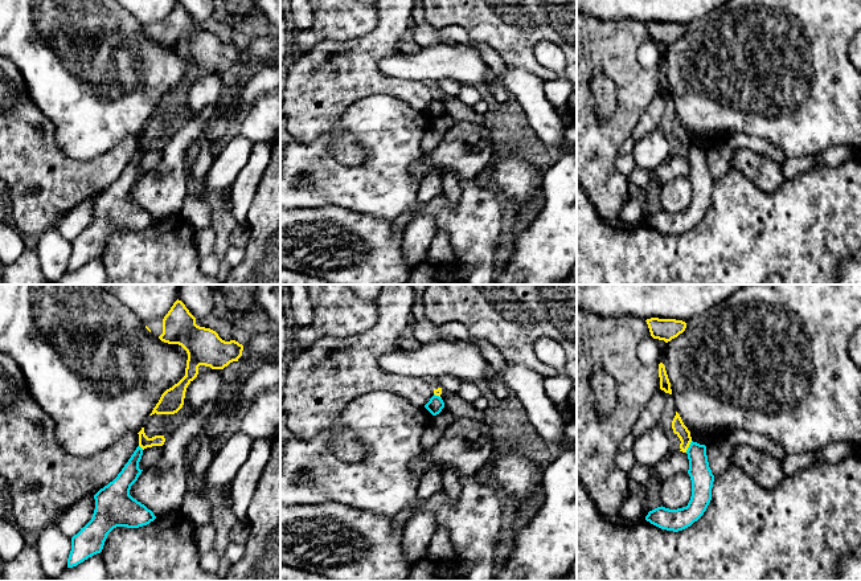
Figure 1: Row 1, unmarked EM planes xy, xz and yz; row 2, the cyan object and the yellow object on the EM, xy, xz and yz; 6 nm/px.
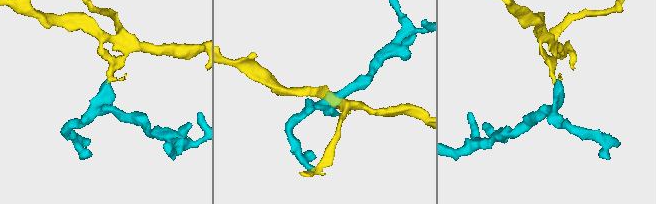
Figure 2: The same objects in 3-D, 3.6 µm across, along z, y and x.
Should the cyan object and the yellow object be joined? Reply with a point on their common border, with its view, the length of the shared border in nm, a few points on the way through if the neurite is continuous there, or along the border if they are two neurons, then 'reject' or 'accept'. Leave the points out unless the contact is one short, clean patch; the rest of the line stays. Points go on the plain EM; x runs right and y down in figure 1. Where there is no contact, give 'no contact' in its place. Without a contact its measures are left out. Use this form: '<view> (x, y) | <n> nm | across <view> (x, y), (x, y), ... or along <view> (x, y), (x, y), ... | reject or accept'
yz (689, 150) | 80 nm | along yz (692, 144), (685, 155) | reject

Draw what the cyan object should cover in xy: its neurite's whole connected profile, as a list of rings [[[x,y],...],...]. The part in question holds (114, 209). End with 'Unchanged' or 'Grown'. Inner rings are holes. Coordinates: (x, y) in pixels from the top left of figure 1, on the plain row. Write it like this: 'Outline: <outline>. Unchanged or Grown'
Outline: [[[138,150],[118,180],[94,199],[95,213],[91,224],[71,241],[67,271],[101,257],[114,232],[139,232],[156,222],[151,213],[130,199],[131,189],[143,175],[139,172],[142,159],[143,152]]]. Unchanged

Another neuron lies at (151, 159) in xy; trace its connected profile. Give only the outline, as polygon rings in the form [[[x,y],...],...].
[[[152,150],[143,154],[139,172],[145,173],[159,165],[163,159],[163,150]]]

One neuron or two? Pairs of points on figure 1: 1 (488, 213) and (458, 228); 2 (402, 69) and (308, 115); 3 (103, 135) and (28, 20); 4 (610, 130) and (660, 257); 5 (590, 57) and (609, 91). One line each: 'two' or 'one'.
1: one
2: two
3: one
4: two
5: two

